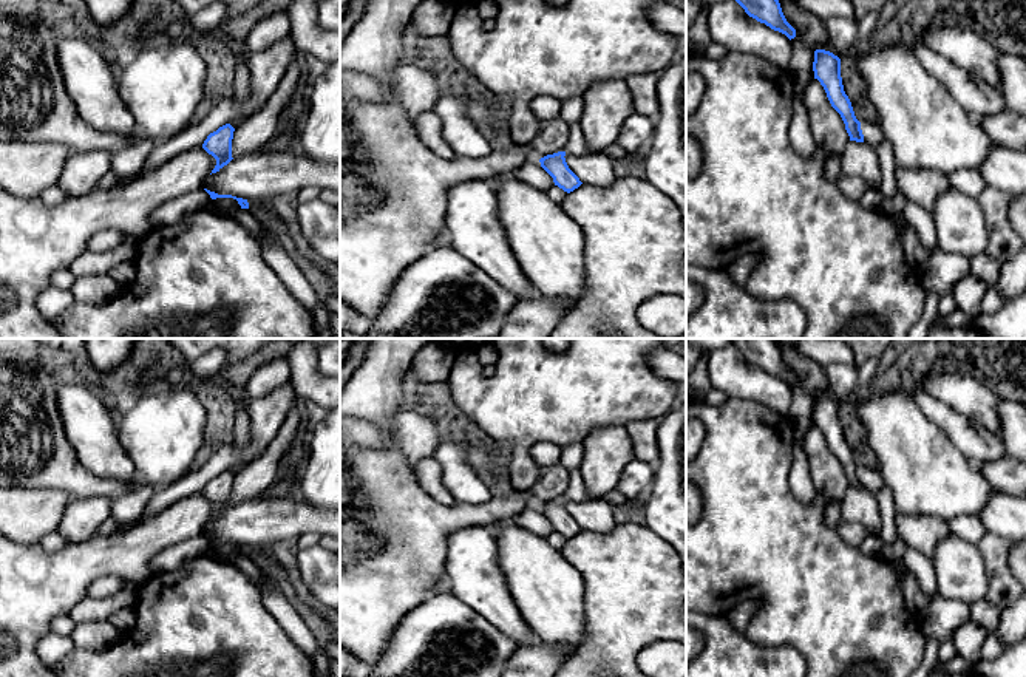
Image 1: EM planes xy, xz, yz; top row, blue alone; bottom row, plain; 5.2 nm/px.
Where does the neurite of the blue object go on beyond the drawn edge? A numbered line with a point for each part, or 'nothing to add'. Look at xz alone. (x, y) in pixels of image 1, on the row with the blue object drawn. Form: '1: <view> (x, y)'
nothing to add

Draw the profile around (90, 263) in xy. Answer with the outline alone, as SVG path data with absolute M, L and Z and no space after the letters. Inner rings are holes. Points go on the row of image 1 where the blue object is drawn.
M136 243L102 252L87 250L71 263L70 272L74 277L108 274L119 263L133 261L136 250Z

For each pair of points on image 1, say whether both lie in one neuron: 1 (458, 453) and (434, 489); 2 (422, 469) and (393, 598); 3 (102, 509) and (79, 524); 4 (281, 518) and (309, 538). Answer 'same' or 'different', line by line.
1: different
2: different
3: same
4: different

